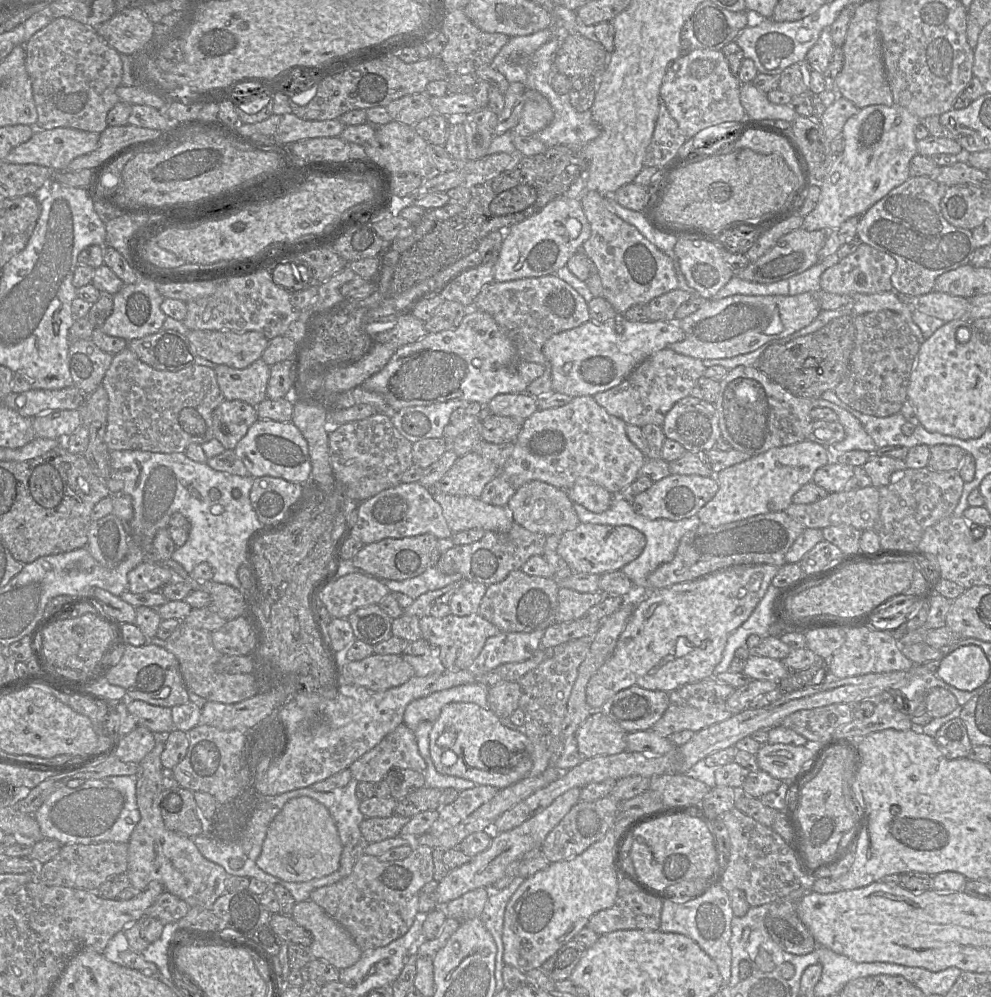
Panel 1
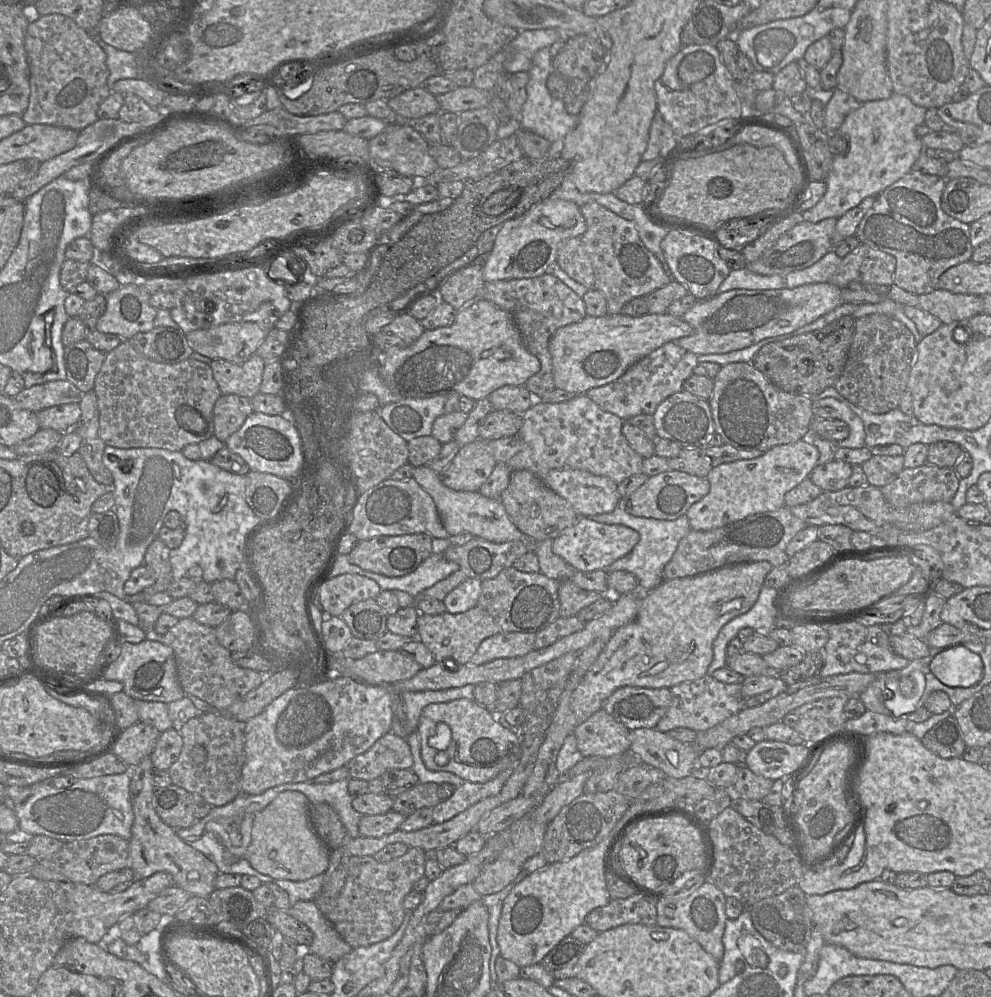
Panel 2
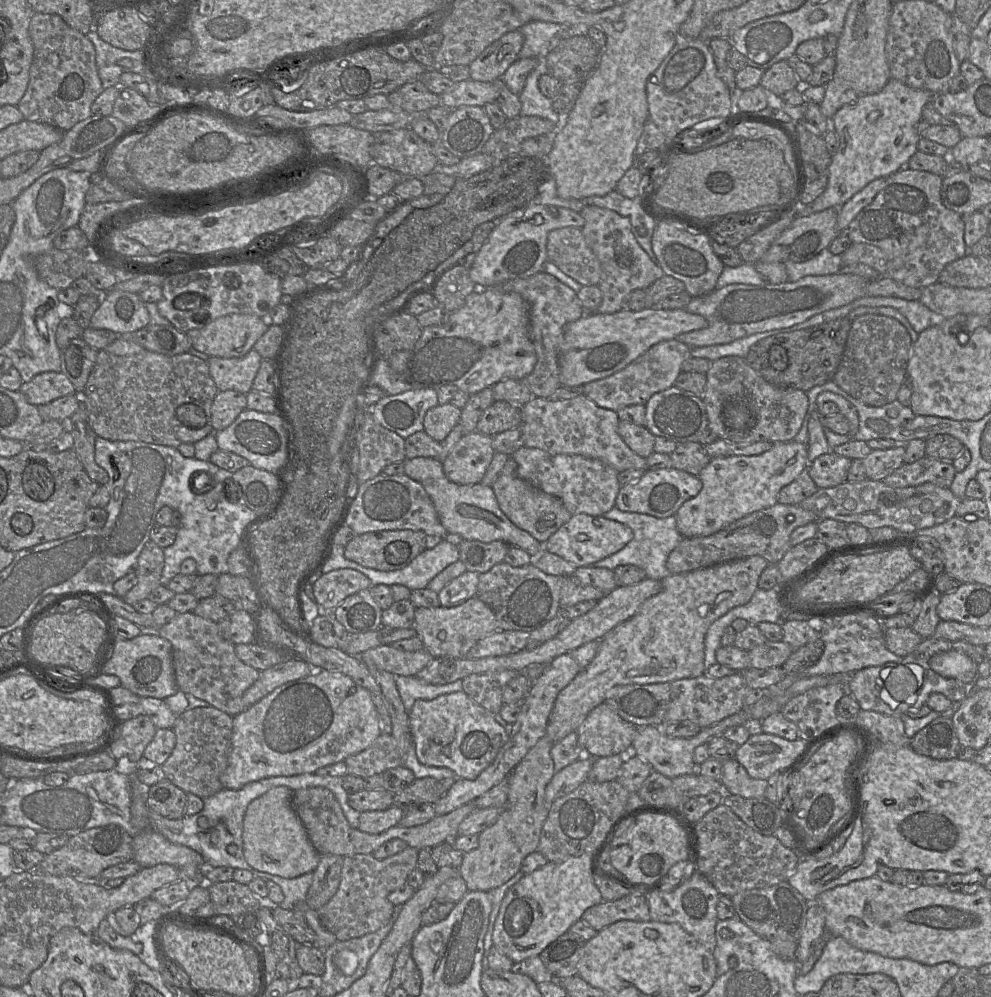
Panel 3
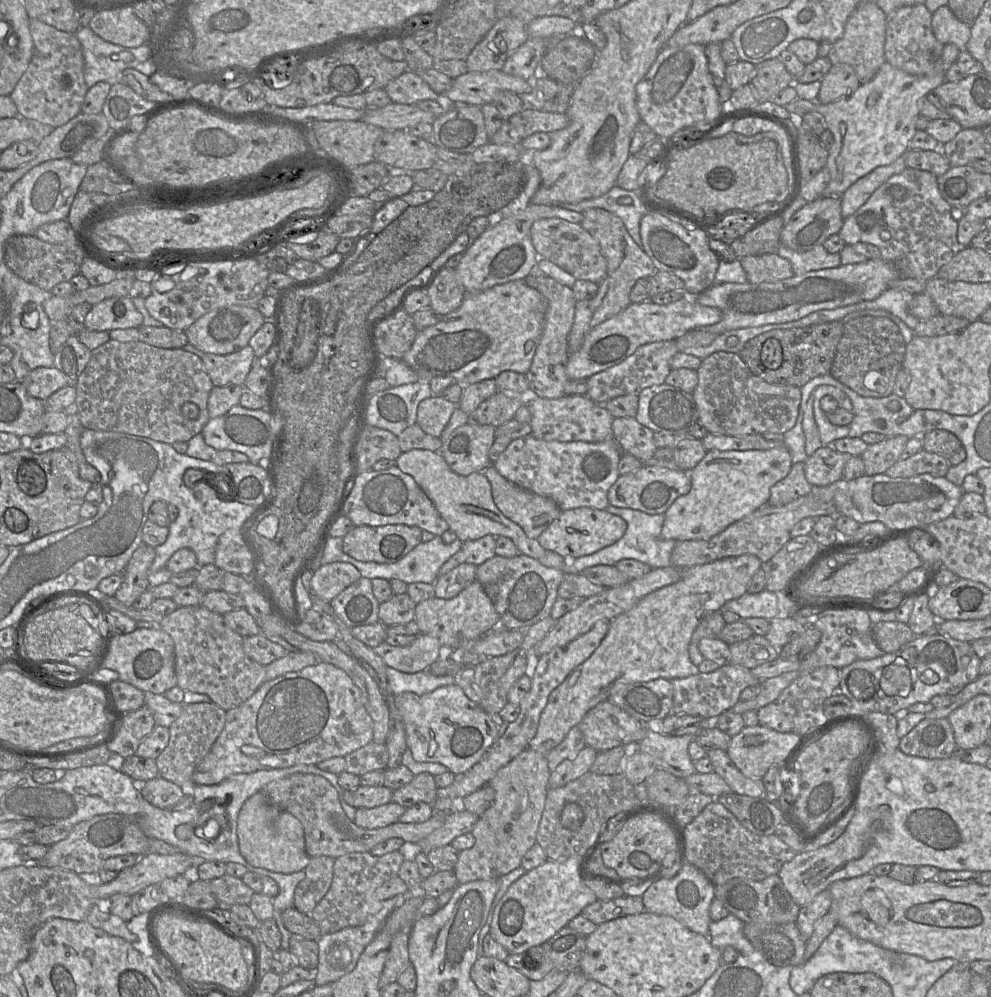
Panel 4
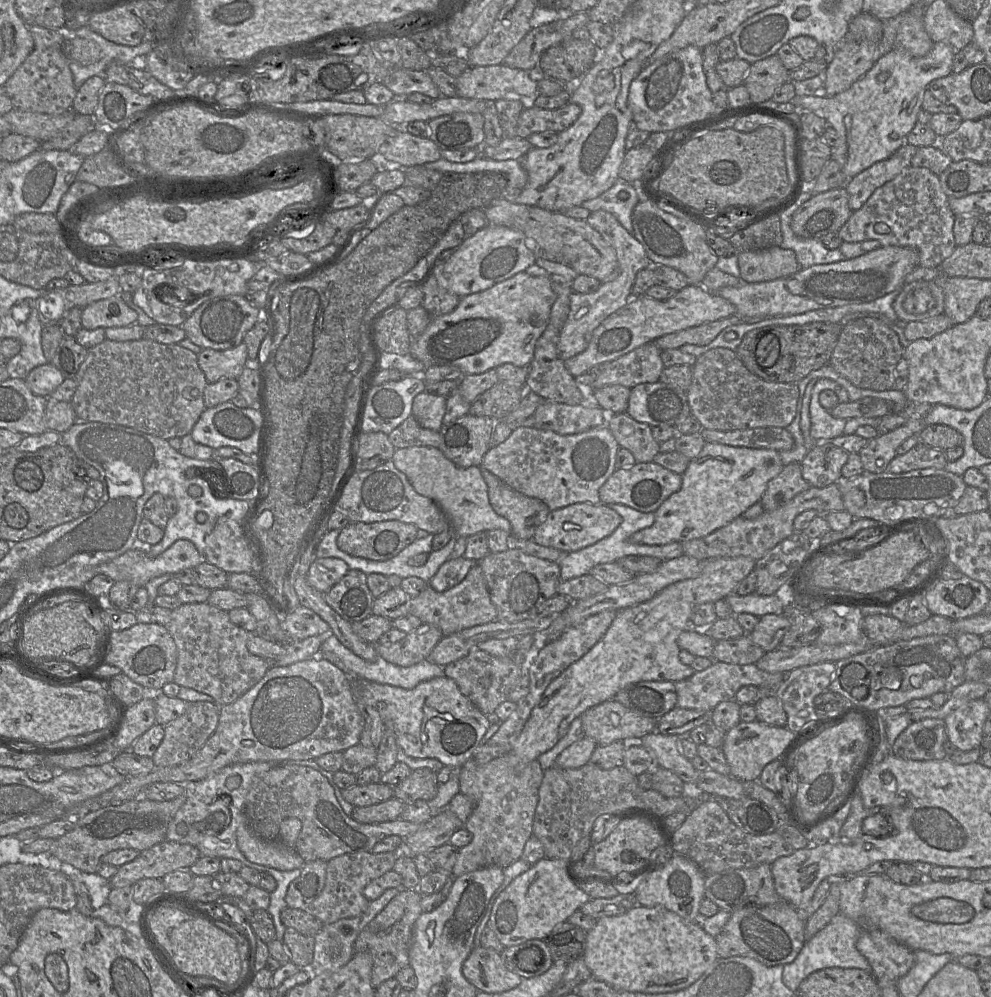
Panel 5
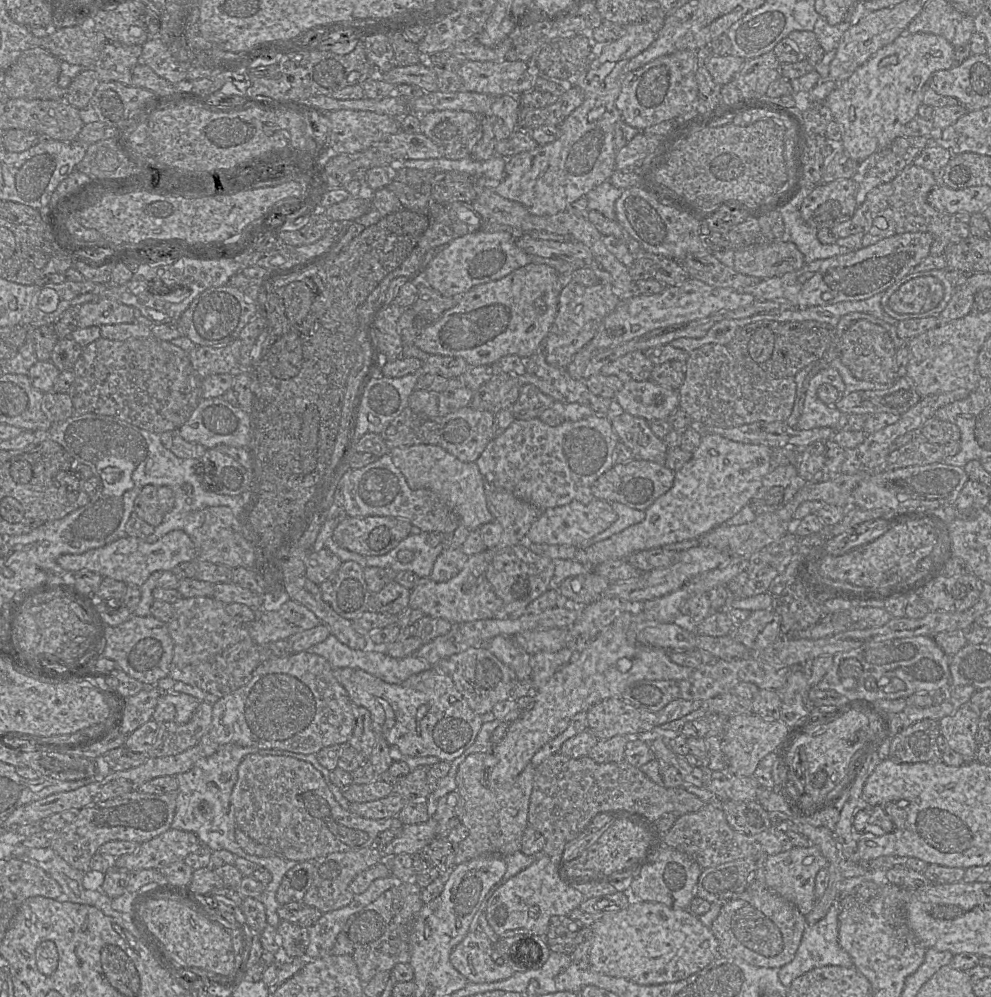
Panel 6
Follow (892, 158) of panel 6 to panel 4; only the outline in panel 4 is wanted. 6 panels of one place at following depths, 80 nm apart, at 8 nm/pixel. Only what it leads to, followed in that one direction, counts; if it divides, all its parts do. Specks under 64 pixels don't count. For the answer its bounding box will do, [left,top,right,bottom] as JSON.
[841,155,906,219]

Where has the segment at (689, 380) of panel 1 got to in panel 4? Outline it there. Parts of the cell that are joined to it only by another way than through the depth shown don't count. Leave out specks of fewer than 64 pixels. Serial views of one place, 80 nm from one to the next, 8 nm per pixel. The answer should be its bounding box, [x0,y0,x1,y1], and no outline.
[586,340,679,405]

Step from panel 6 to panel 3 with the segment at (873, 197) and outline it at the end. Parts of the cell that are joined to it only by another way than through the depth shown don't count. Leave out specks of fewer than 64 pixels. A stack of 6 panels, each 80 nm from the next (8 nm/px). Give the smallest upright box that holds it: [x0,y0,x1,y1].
[845,166,968,289]

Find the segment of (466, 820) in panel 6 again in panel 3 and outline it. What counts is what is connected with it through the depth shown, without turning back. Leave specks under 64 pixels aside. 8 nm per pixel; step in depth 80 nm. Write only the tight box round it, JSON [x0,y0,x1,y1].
[459,736,555,892]

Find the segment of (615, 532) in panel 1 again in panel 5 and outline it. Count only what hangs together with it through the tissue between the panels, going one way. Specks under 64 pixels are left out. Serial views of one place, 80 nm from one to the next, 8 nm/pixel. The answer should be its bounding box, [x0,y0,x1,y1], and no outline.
[532,503,622,553]

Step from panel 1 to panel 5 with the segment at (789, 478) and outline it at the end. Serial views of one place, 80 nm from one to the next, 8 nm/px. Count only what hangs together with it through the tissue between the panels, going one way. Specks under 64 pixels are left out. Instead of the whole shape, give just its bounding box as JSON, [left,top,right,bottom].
[630,443,783,545]

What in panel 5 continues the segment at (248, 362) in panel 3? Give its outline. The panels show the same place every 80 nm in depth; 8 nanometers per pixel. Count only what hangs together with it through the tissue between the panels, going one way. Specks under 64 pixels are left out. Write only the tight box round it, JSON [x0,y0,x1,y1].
[197,342,248,383]

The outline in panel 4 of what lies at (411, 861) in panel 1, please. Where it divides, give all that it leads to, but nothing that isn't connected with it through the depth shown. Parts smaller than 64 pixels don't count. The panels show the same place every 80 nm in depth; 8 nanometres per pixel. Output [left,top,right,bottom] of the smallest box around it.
[310,851,405,934]

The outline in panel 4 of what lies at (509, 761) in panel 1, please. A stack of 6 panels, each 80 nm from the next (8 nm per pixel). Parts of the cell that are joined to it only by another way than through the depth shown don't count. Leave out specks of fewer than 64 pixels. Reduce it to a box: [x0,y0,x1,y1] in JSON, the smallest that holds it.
[394,683,499,775]

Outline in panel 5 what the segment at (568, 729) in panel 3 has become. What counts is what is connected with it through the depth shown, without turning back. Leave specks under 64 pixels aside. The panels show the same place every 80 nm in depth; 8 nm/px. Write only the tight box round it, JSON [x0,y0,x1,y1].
[511,556,756,762]

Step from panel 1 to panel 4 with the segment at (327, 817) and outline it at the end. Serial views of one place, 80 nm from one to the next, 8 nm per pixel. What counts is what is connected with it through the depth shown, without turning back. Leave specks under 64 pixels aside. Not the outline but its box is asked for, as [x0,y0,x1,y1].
[237,791,309,874]

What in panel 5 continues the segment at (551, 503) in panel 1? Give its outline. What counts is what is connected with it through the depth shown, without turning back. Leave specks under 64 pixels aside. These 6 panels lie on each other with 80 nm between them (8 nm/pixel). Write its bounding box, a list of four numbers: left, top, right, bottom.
[481,469,548,539]

